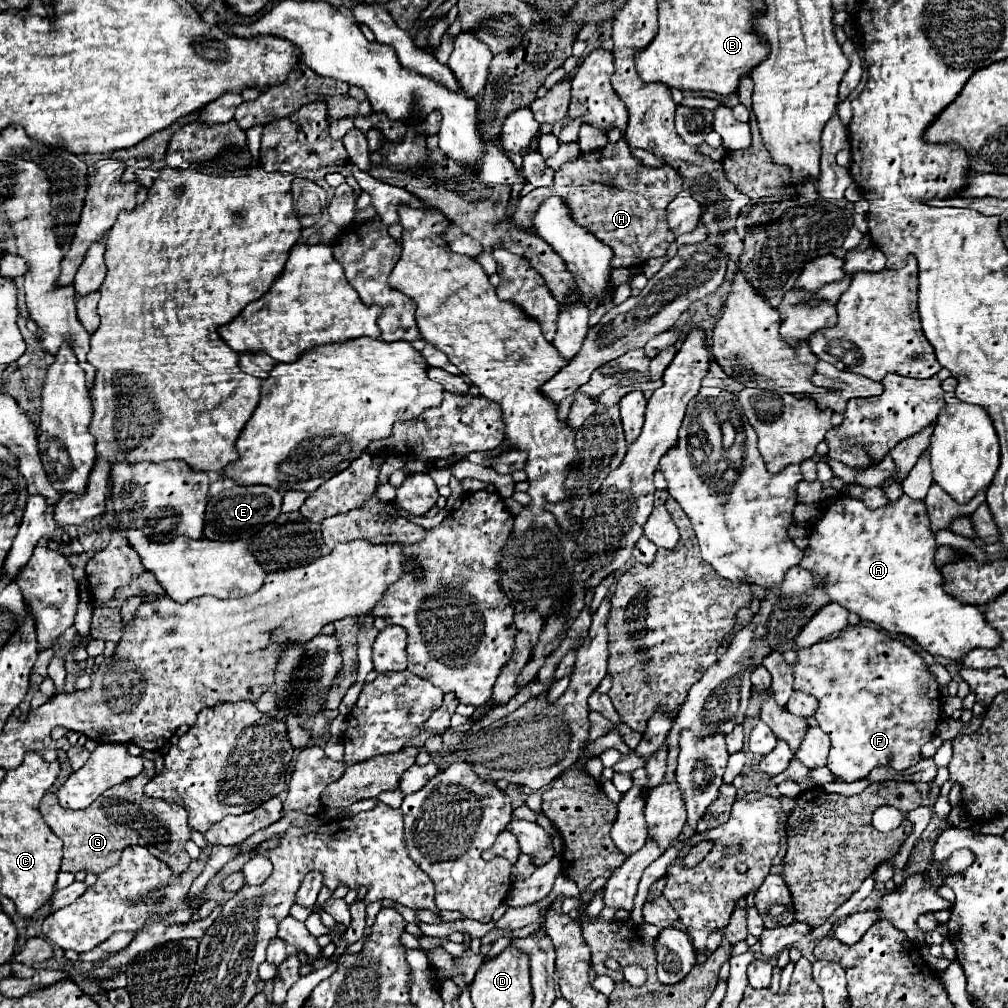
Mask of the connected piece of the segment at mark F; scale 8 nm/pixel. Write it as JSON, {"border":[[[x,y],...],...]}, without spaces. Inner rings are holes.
{"border":[[[855,626],[841,632],[839,638],[817,642],[799,650],[799,662],[793,664],[793,690],[807,692],[819,700],[815,720],[831,738],[831,752],[827,768],[843,782],[857,782],[869,776],[877,766],[891,766],[893,770],[907,770],[919,762],[919,750],[935,736],[937,720],[941,716],[941,696],[937,680],[927,672],[925,662],[917,652],[899,640],[889,638],[883,630],[873,626]]]}

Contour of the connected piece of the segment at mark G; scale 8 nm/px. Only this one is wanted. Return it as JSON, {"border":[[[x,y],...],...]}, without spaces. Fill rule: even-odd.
{"border":[[[143,770],[139,776],[125,780],[119,786],[109,788],[109,792],[103,792],[89,808],[85,810],[67,810],[59,804],[49,806],[49,794],[41,800],[41,816],[45,824],[65,842],[63,846],[63,872],[91,872],[101,874],[107,868],[115,866],[121,858],[121,852],[131,846],[139,844],[145,846],[153,856],[167,862],[173,874],[181,874],[187,870],[191,858],[185,852],[185,844],[191,840],[191,830],[187,824],[187,810],[179,804],[167,804],[163,800],[155,800],[143,794],[145,784],[155,776],[155,770]],[[133,804],[149,804],[149,808],[135,808]]]}

